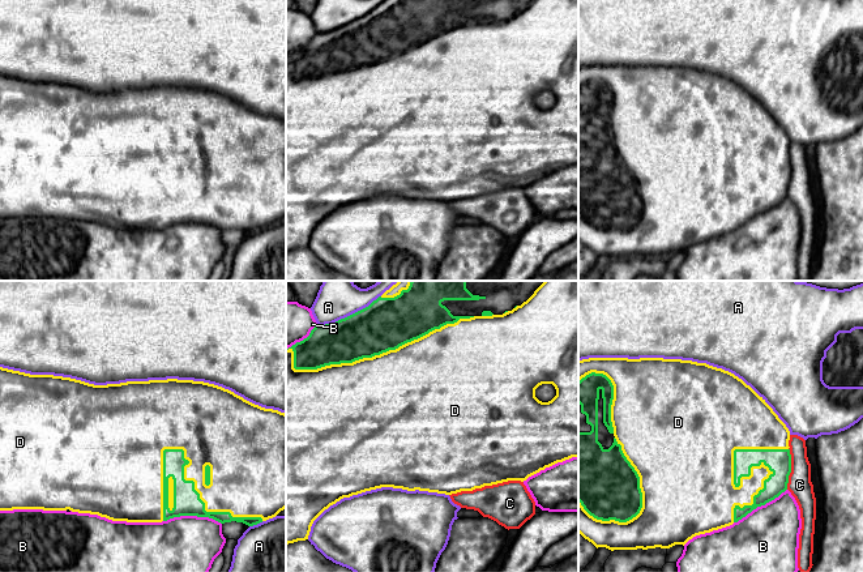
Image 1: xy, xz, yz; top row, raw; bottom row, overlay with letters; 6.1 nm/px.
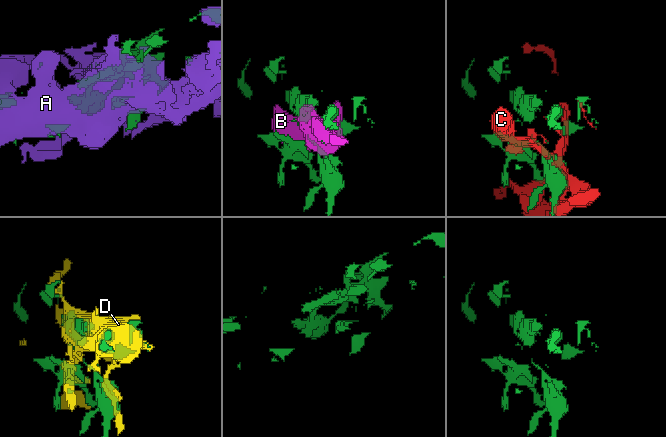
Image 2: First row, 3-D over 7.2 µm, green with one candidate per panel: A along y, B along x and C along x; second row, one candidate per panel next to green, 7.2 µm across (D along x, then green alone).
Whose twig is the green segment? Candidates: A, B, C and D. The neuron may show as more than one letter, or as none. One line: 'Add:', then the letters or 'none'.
Add: D

